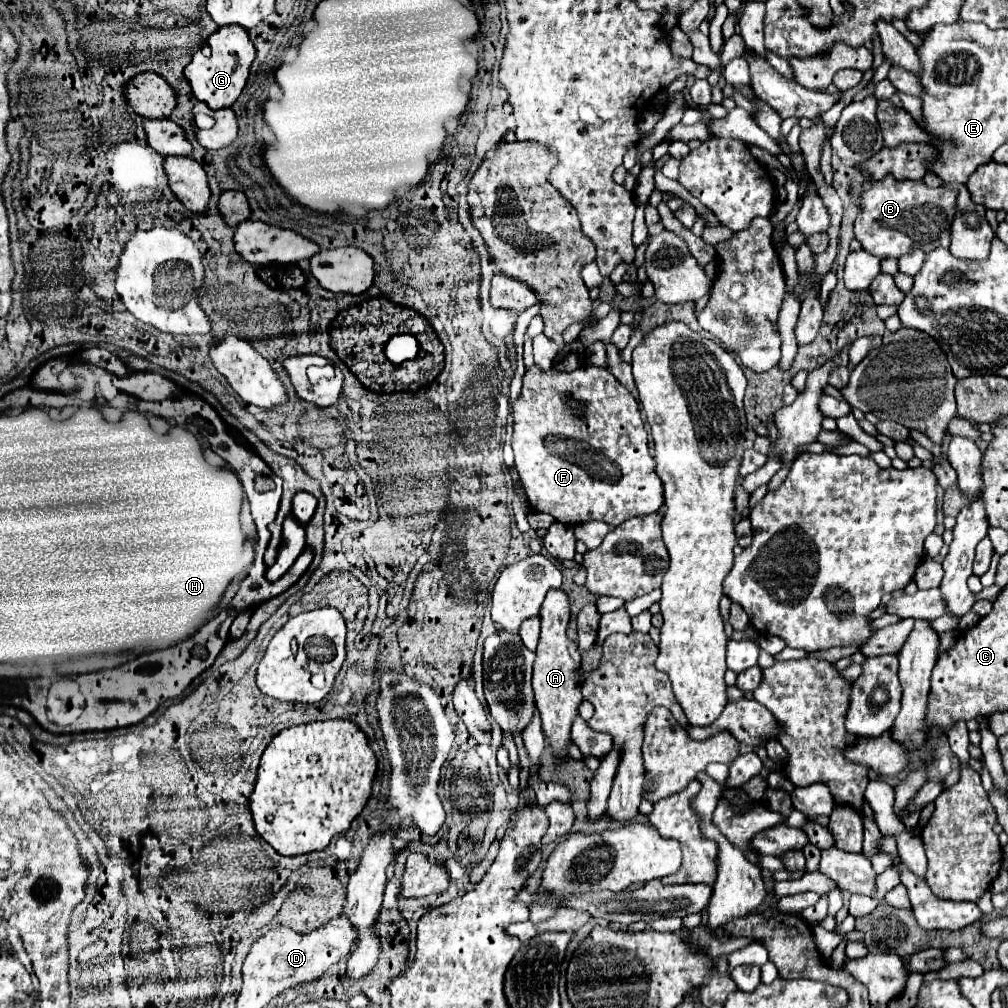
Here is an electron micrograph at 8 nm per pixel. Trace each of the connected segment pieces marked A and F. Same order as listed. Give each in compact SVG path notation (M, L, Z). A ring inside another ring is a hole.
M549 589L547 597L541 607L541 639L537 647L537 659L533 667L533 691L535 691L535 705L541 715L541 727L545 739L549 739L555 761L565 759L567 747L571 743L571 727L573 721L579 717L579 705L583 703L581 695L581 653L575 641L567 639L567 627L571 619L569 597L563 589Z
M587 361L573 373L559 373L555 369L543 373L533 365L525 371L521 395L513 405L513 423L515 467L533 511L549 513L555 521L565 525L605 521L611 527L617 527L631 517L655 513L663 505L663 485L655 475L655 461L647 447L647 431L637 401L609 371ZM565 393L587 403L583 419L575 419L575 415L567 411L567 405L563 403Z

